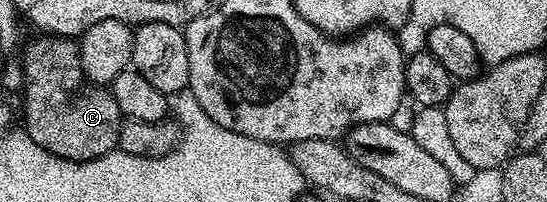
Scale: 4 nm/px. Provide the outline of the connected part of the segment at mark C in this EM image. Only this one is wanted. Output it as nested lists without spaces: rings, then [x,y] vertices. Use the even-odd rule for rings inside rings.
[[[42,34],[26,48],[26,57],[20,61],[23,85],[20,89],[22,104],[26,107],[24,130],[36,142],[52,154],[65,160],[95,160],[118,148],[123,115],[109,87],[94,84],[82,69],[82,53],[77,39]]]

